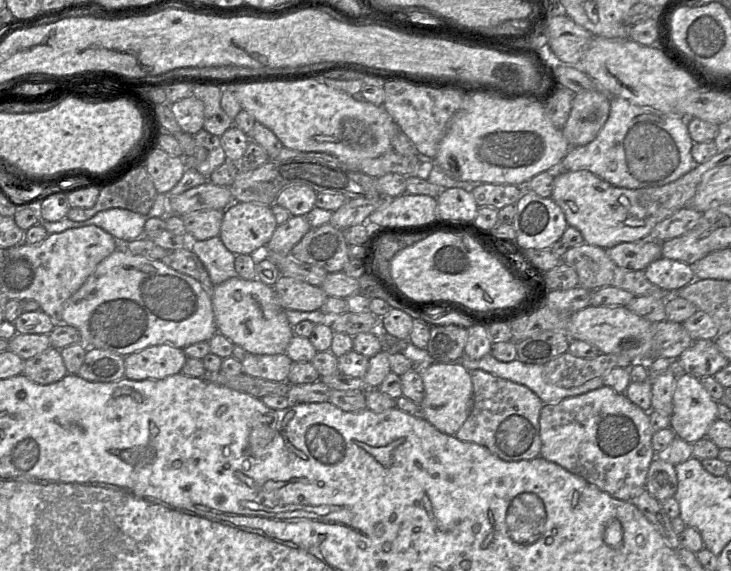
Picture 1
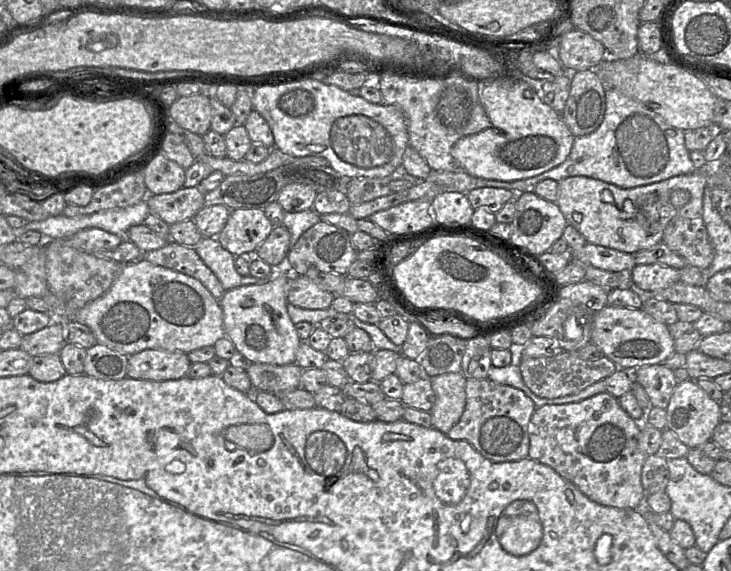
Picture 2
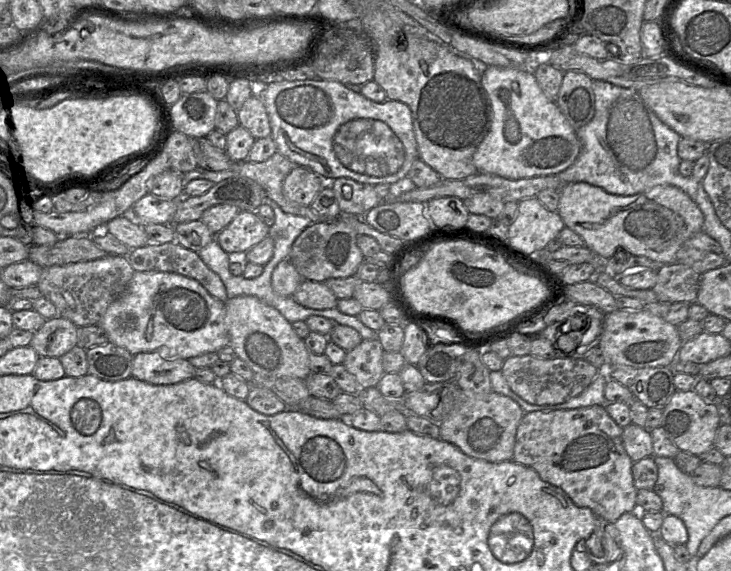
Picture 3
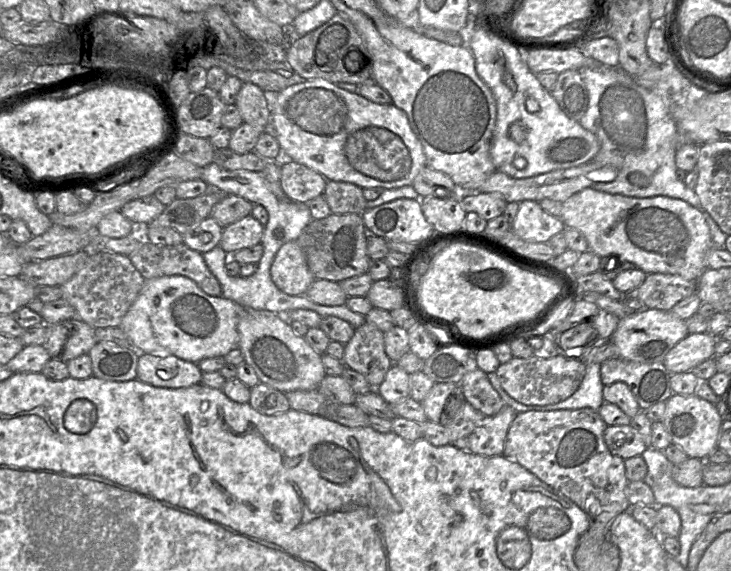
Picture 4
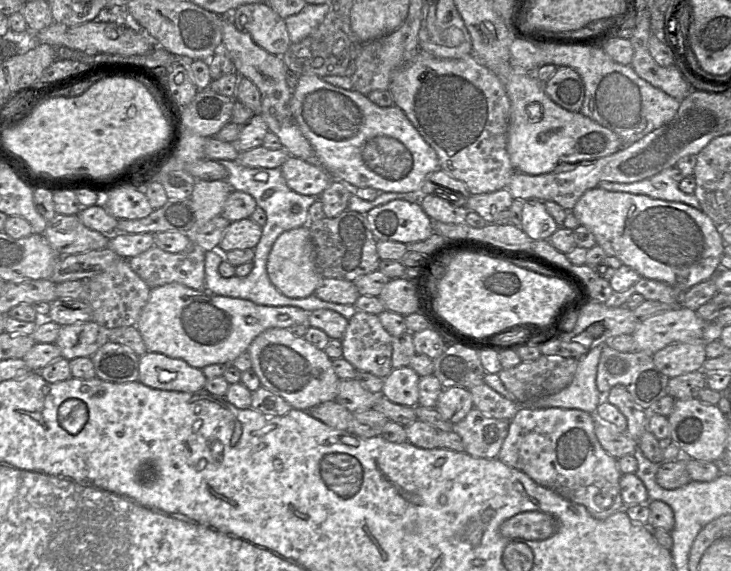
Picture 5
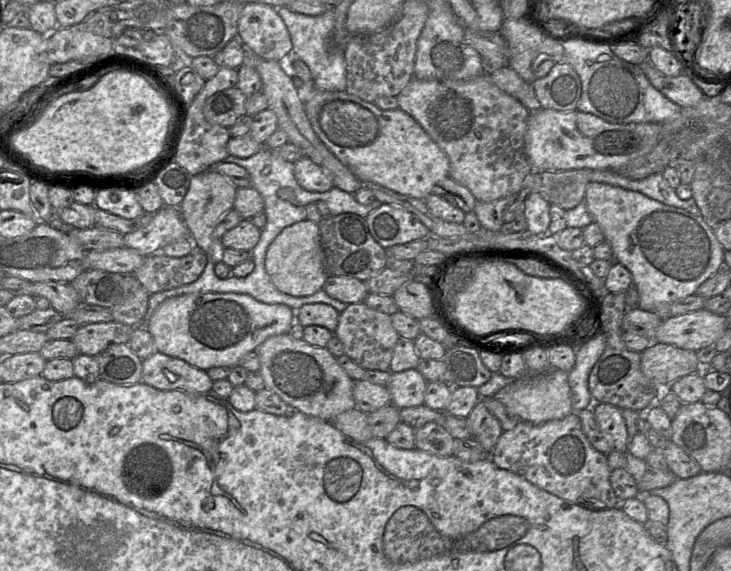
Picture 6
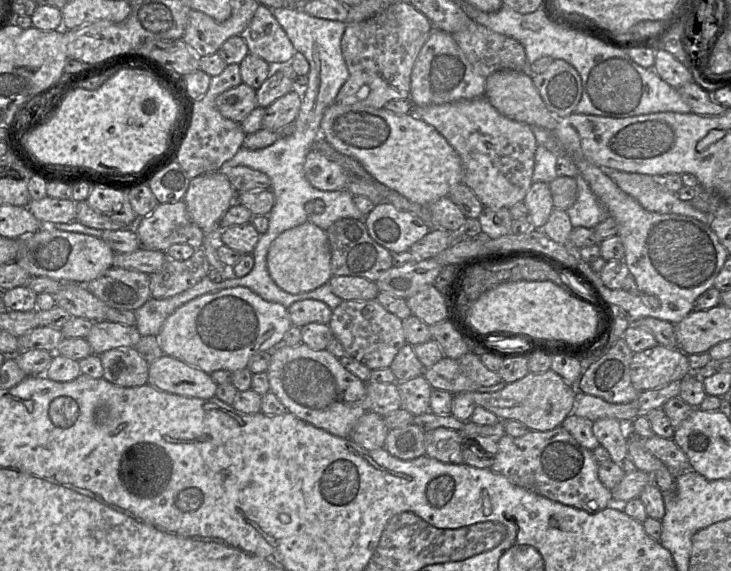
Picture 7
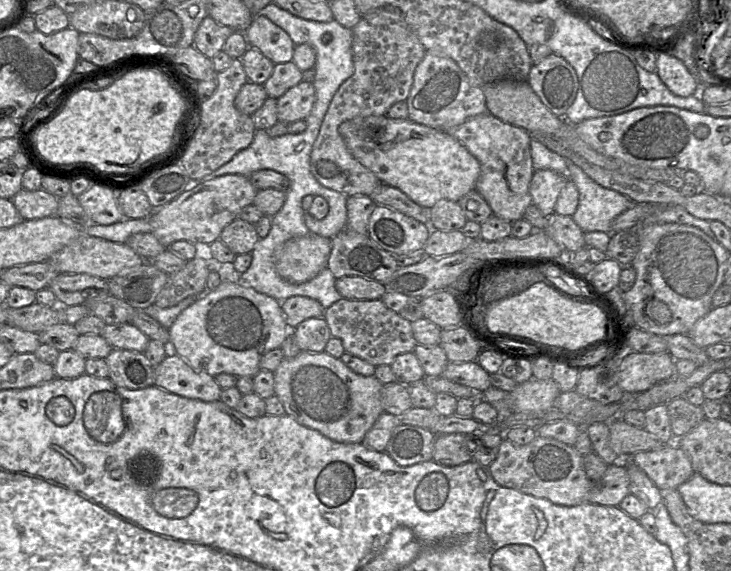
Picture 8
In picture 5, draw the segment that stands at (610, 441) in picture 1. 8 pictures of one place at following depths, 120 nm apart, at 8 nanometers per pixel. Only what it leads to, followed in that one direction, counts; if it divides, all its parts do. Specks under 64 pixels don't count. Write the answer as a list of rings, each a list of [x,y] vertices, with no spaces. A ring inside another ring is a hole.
[[[519,407],[515,416],[510,420],[508,434],[505,437],[501,449],[498,453],[497,459],[506,464],[511,468],[515,468],[524,472],[528,475],[534,482],[551,489],[560,496],[564,497],[567,500],[570,500],[574,503],[583,505],[588,512],[597,519],[605,519],[615,512],[625,509],[624,502],[621,498],[620,492],[620,477],[622,473],[620,472],[617,459],[609,455],[599,443],[595,435],[595,422],[594,422],[595,413],[588,413],[580,409],[568,409],[568,408],[537,408],[537,407]]]

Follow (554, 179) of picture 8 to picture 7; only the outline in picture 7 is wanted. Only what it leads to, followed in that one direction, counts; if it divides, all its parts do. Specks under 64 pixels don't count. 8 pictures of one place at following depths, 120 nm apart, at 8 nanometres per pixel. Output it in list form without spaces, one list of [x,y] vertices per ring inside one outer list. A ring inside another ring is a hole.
[[[532,183],[523,203],[528,209],[528,219],[532,228],[542,229],[554,208],[549,183]]]

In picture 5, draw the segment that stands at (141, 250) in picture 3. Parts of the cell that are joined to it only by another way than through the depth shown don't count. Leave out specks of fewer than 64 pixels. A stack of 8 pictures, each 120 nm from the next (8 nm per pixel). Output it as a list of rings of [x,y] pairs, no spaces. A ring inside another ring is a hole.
[[[190,243],[179,253],[169,253],[153,246],[128,260],[130,268],[150,289],[170,283],[206,291],[205,253],[200,246]]]

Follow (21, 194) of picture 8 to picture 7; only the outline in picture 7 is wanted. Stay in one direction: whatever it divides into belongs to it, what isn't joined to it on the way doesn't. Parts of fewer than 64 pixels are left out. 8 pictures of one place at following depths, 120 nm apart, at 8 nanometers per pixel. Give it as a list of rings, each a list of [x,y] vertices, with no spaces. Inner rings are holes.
[[[45,196],[40,200],[31,200],[28,208],[43,225],[54,225],[76,220],[76,203],[73,199]]]

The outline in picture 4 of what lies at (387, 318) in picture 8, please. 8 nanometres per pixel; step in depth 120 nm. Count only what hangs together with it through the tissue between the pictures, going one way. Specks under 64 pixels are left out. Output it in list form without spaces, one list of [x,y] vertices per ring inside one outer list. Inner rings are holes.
[[[365,321],[344,345],[343,364],[361,373],[373,389],[382,383],[392,361],[385,352],[384,332]]]

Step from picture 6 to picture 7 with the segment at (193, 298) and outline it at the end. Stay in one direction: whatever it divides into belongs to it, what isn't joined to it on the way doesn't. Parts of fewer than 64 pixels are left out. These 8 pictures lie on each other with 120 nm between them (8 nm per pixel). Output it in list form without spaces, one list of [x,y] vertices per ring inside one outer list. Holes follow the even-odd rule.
[[[238,286],[204,294],[180,306],[165,320],[157,336],[165,355],[211,374],[218,370],[236,372],[247,368],[255,354],[272,351],[281,345],[291,326],[288,311],[283,305],[266,301],[249,288]]]

